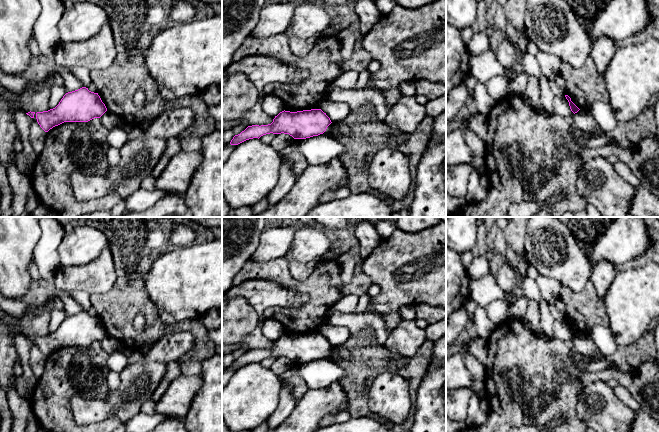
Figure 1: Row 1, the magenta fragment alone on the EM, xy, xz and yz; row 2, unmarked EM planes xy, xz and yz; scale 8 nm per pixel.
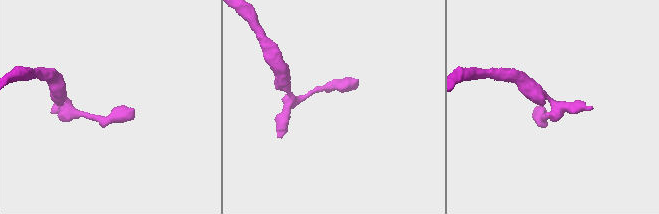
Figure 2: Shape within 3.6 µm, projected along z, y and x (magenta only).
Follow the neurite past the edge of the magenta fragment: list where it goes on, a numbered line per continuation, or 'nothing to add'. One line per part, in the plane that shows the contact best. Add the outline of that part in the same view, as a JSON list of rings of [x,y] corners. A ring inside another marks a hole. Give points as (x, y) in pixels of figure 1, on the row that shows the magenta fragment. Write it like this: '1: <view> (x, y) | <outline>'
nothing to add

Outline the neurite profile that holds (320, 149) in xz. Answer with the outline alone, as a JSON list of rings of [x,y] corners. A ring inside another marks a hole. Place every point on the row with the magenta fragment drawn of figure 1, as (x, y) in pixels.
[[[323,133],[318,136],[294,141],[281,151],[281,155],[287,156],[293,151],[301,152],[309,165],[318,165],[325,164],[333,159],[340,159],[346,149],[338,140]]]

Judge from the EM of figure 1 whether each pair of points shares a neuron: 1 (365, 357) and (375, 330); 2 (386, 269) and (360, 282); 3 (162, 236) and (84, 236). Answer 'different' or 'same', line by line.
1: different
2: different
3: different

